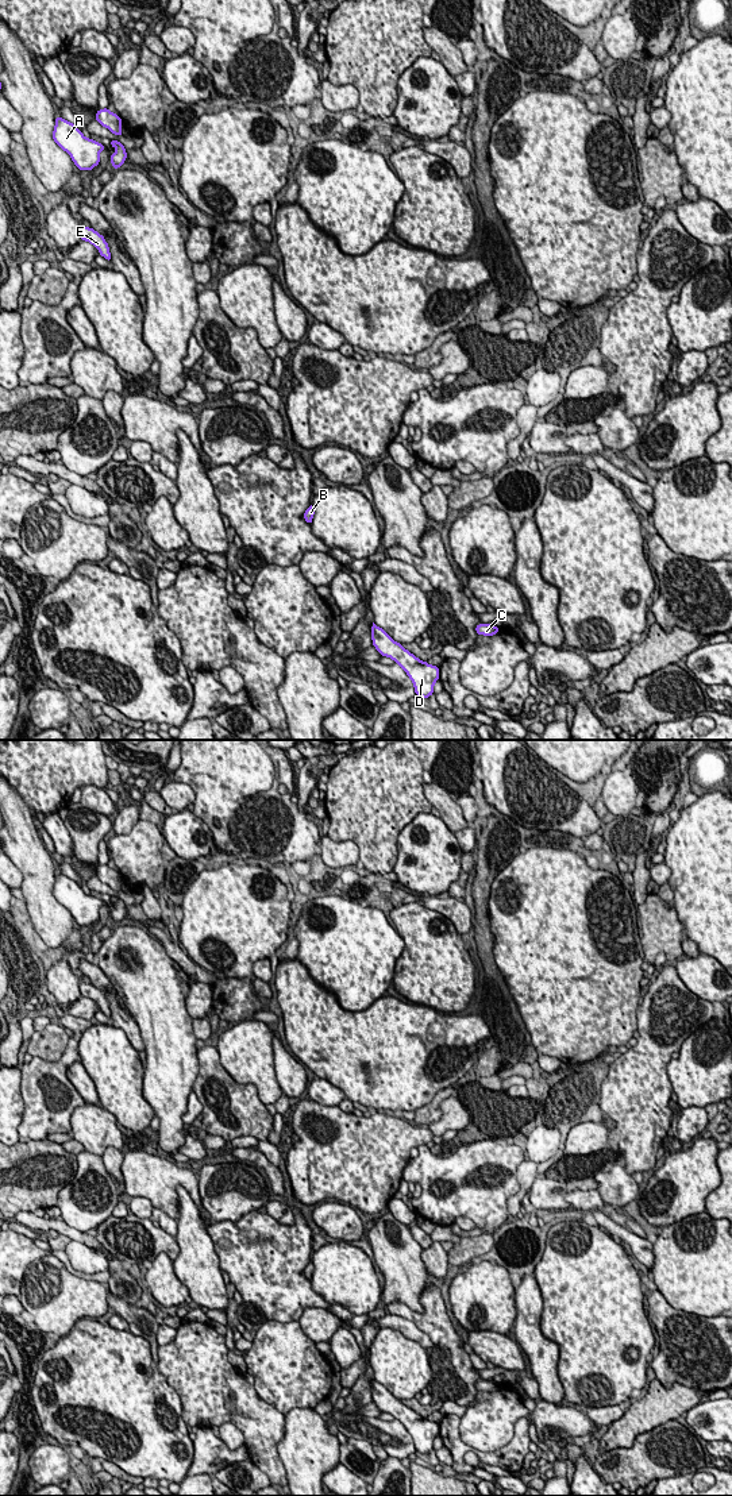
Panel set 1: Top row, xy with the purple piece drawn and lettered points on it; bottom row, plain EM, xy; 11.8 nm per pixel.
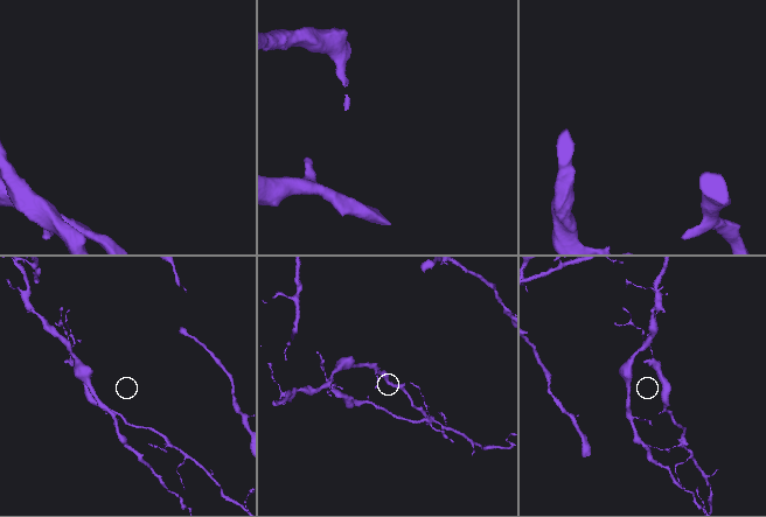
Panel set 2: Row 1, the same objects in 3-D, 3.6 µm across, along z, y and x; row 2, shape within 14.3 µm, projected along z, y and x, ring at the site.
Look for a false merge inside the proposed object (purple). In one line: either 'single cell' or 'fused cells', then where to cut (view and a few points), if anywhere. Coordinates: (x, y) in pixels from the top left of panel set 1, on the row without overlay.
fused cells; cut xy (118, 898), (115, 902)

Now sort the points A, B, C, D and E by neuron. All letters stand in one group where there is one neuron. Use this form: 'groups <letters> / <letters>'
groups A B D / C E

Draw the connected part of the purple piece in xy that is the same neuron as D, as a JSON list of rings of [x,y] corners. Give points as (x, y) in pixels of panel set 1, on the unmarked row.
[[[374,1379],[371,1381],[371,1396],[382,1412],[393,1415],[407,1428],[415,1442],[416,1451],[428,1454],[434,1450],[434,1441],[440,1434],[439,1423],[416,1414]]]

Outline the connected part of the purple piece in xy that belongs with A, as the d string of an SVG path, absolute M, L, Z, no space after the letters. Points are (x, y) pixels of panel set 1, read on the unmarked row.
M57 872L53 887L54 898L66 907L78 926L92 926L100 919L104 901L88 895L73 879Z

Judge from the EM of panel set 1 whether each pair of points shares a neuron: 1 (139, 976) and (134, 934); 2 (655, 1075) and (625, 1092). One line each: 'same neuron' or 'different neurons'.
1: same neuron
2: same neuron

